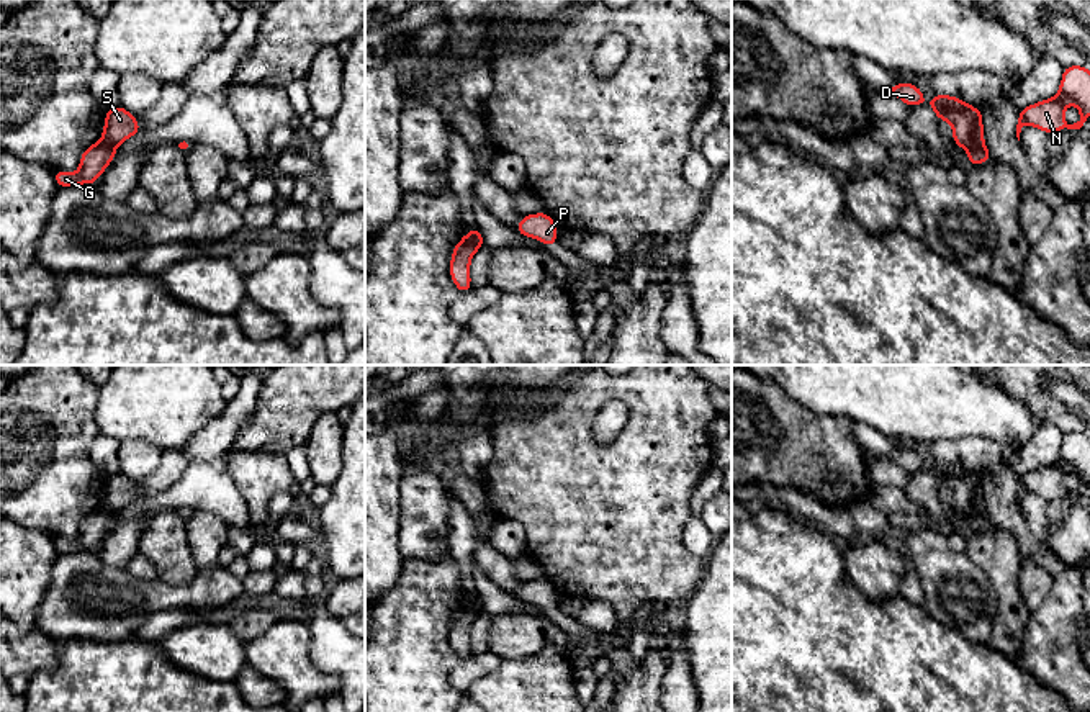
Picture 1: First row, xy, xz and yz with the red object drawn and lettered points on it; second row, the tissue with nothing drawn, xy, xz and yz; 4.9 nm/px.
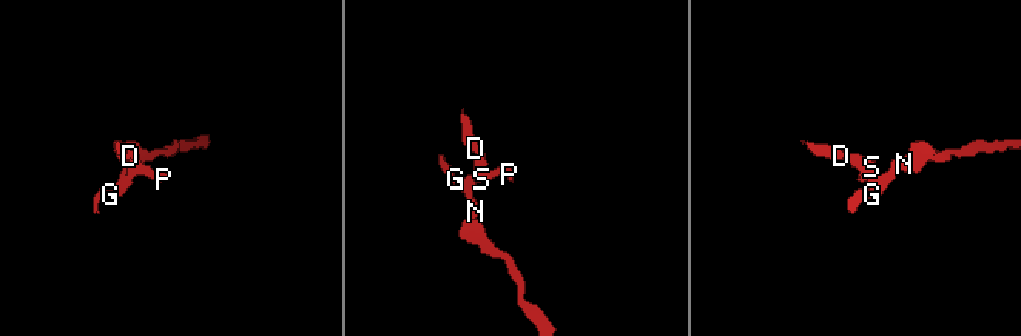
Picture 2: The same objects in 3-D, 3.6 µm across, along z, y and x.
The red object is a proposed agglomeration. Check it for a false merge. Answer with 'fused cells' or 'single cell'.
fused cells

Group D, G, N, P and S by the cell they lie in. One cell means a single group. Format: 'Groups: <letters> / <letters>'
Groups: D P S / G N

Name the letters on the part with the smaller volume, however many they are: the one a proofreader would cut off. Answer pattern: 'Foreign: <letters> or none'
Foreign: D, P, S

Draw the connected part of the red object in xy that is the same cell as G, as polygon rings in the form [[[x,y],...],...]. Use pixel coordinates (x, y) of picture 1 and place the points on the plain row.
[[[105,506],[83,517],[77,540],[54,537],[54,545],[59,555],[90,550],[95,552],[97,545],[103,540],[108,530],[115,525],[115,516]]]

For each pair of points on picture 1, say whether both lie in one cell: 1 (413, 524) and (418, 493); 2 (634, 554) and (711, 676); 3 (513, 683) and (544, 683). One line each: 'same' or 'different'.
1: same
2: different
3: same

